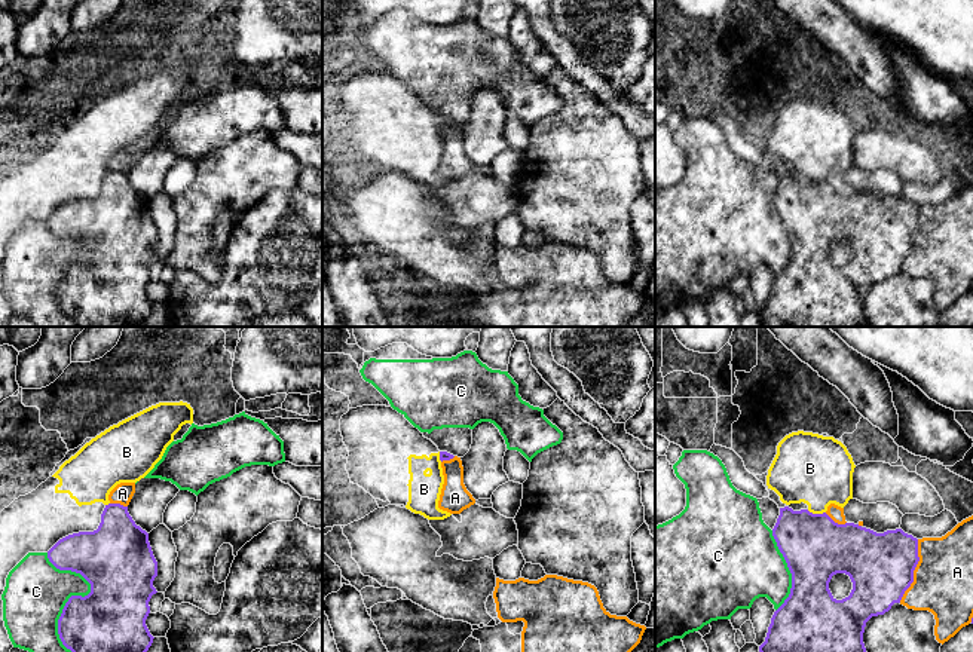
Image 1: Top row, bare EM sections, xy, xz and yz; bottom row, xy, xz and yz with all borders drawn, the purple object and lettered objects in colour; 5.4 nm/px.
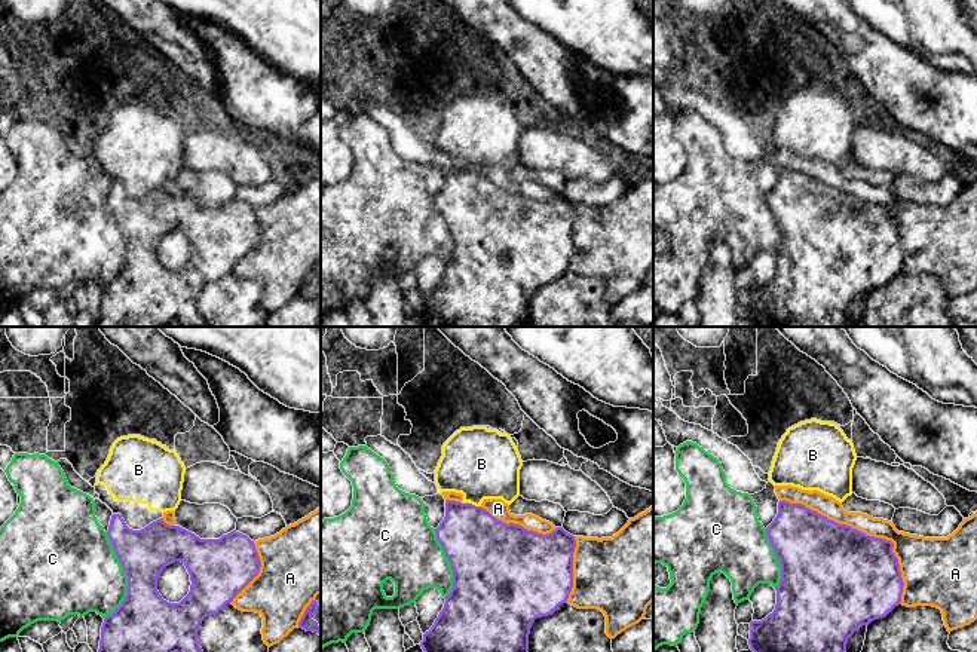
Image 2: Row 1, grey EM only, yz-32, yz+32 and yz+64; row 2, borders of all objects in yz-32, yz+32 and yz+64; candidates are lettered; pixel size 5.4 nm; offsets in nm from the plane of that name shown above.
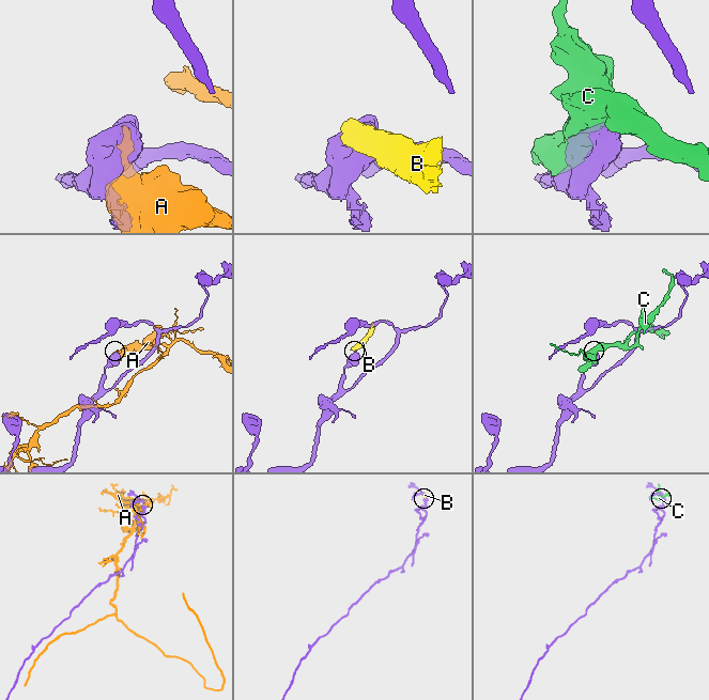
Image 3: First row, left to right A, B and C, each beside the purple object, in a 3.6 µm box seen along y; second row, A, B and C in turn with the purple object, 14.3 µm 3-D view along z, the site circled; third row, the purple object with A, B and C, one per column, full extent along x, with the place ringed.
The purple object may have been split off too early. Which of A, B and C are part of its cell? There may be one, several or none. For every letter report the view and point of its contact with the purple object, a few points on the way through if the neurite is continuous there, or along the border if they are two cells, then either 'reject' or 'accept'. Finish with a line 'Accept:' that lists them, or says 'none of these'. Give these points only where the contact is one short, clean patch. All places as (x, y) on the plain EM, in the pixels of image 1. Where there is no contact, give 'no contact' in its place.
A: yz (914, 236) | reject
B: yz (816, 181) | along yz (807, 177), (825, 180) | reject
C: xy (76, 263) | reject
Accept: none of these

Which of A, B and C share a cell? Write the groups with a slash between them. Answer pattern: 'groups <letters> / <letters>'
groups A / B / C

